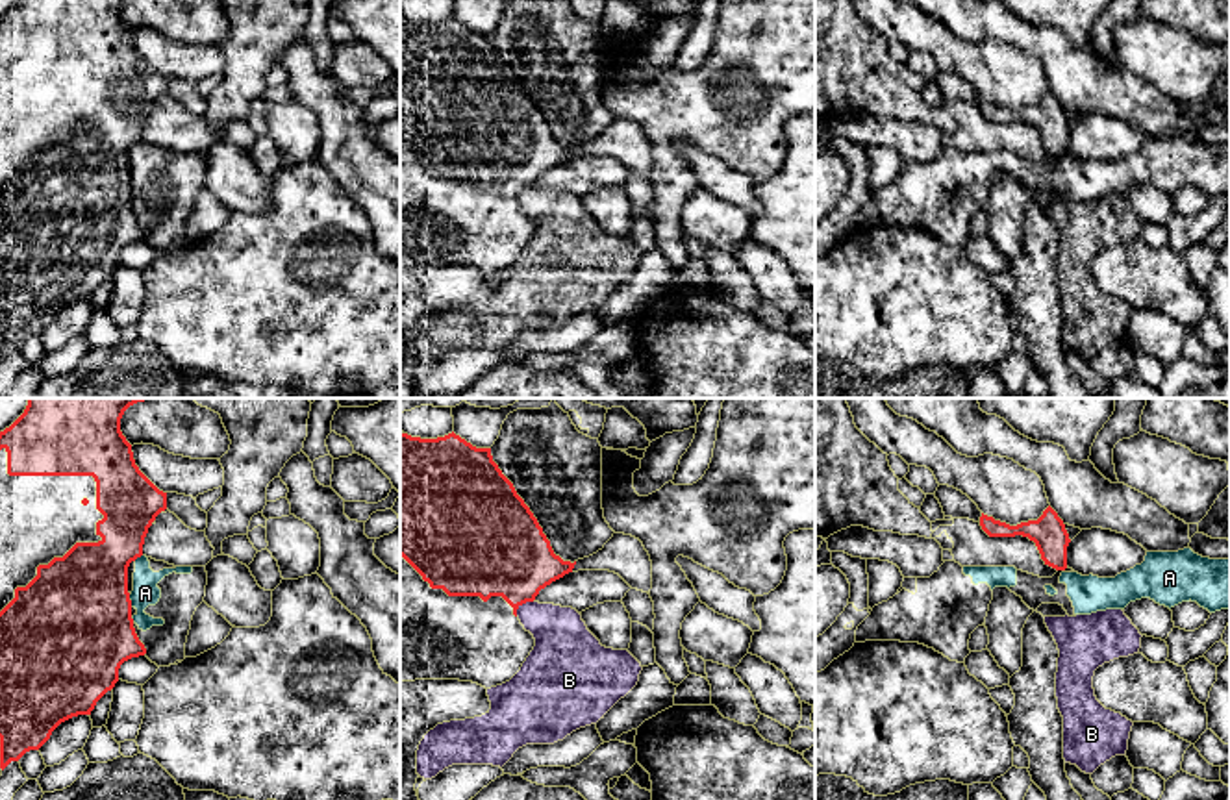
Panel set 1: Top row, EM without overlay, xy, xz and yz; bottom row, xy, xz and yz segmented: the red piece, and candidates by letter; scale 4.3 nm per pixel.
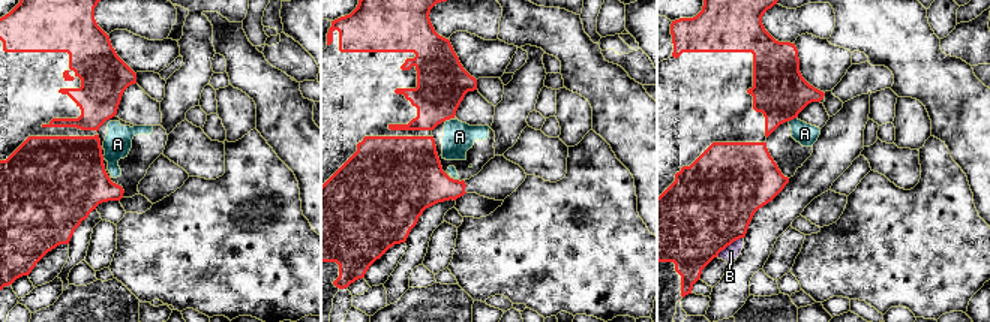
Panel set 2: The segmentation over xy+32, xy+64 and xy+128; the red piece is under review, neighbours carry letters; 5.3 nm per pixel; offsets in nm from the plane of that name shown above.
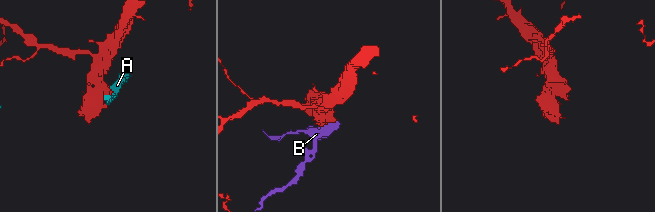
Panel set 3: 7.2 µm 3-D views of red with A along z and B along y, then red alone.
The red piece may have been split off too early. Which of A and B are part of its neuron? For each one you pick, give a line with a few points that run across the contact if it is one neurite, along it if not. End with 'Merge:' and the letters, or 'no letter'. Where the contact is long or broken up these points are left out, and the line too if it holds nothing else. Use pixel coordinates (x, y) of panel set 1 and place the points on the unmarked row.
Merge: no letter

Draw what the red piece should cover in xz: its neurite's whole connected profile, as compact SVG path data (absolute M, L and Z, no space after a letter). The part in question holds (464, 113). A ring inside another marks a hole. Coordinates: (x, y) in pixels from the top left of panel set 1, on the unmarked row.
M454 17L437 24L400 19L400 267L459 265L485 274L509 267L535 231L517 194L533 187L552 167L578 156L609 156L632 174L652 174L652 146L639 124L613 119L596 139L574 148L563 146L493 46L491 33L476 33Z

